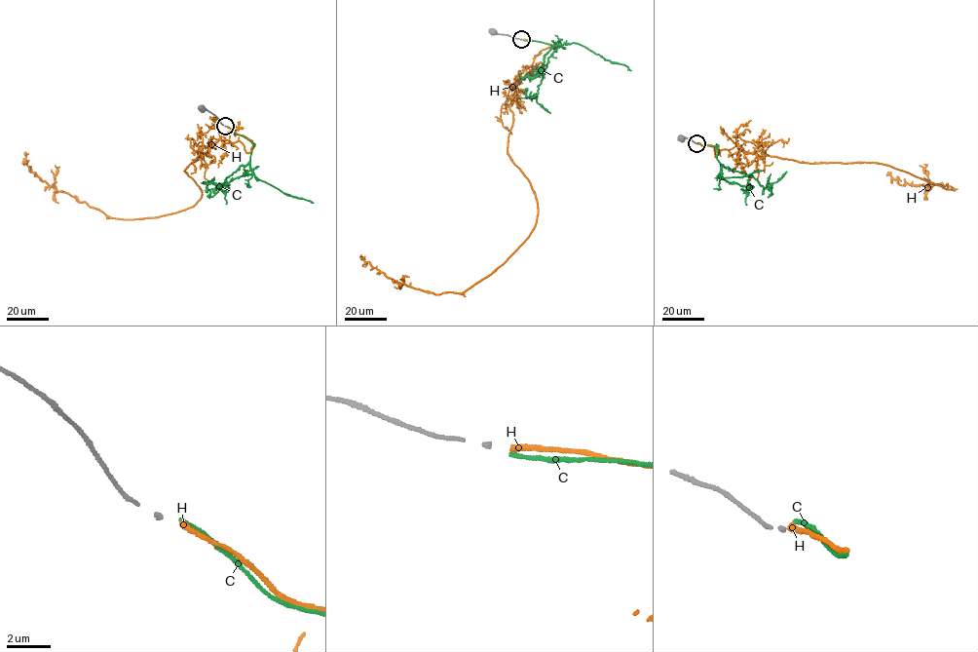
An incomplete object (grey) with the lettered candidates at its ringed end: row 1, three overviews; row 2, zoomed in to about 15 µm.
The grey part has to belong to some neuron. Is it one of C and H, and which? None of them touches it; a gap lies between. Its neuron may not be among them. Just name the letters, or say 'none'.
C

